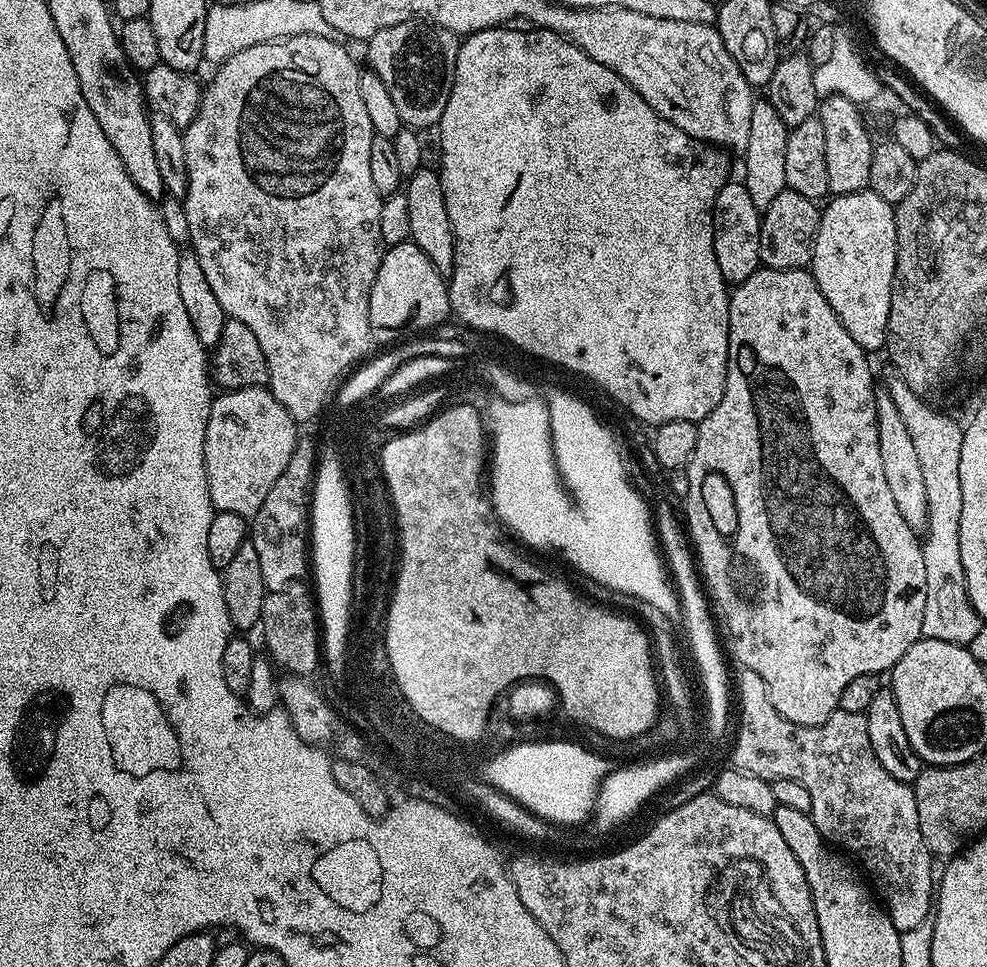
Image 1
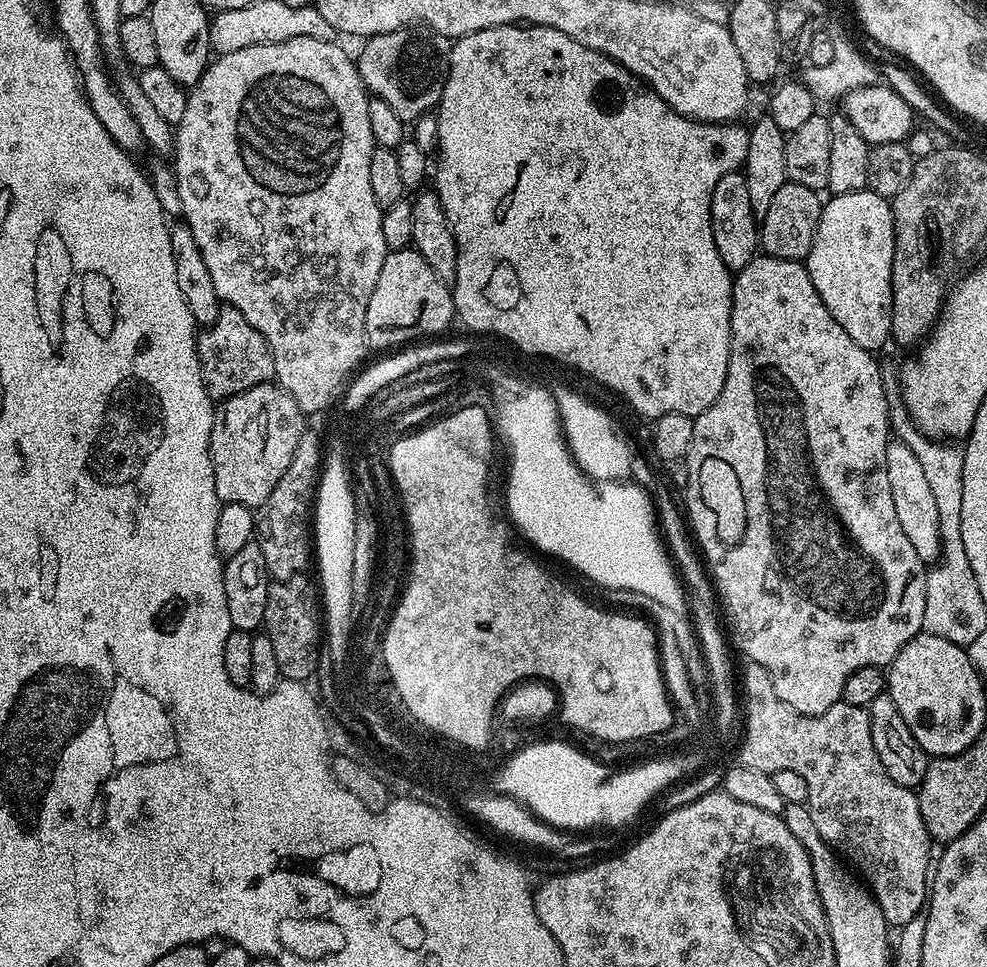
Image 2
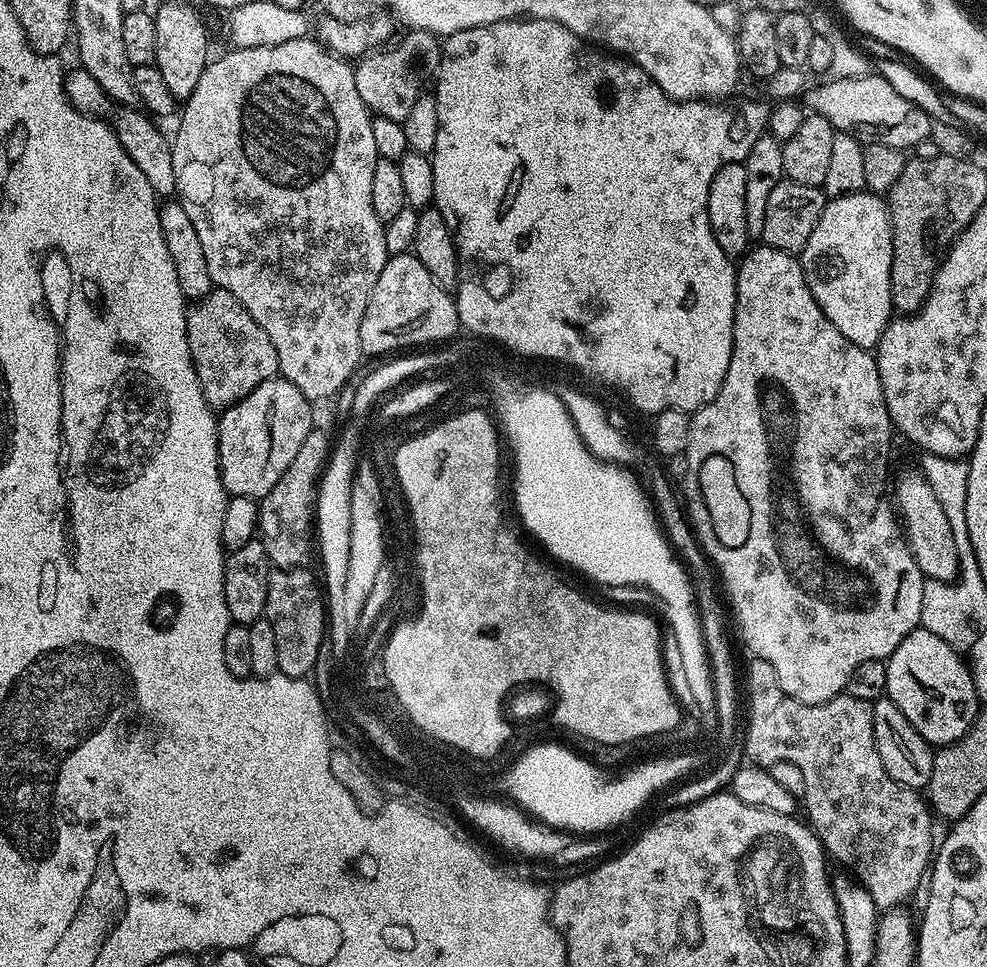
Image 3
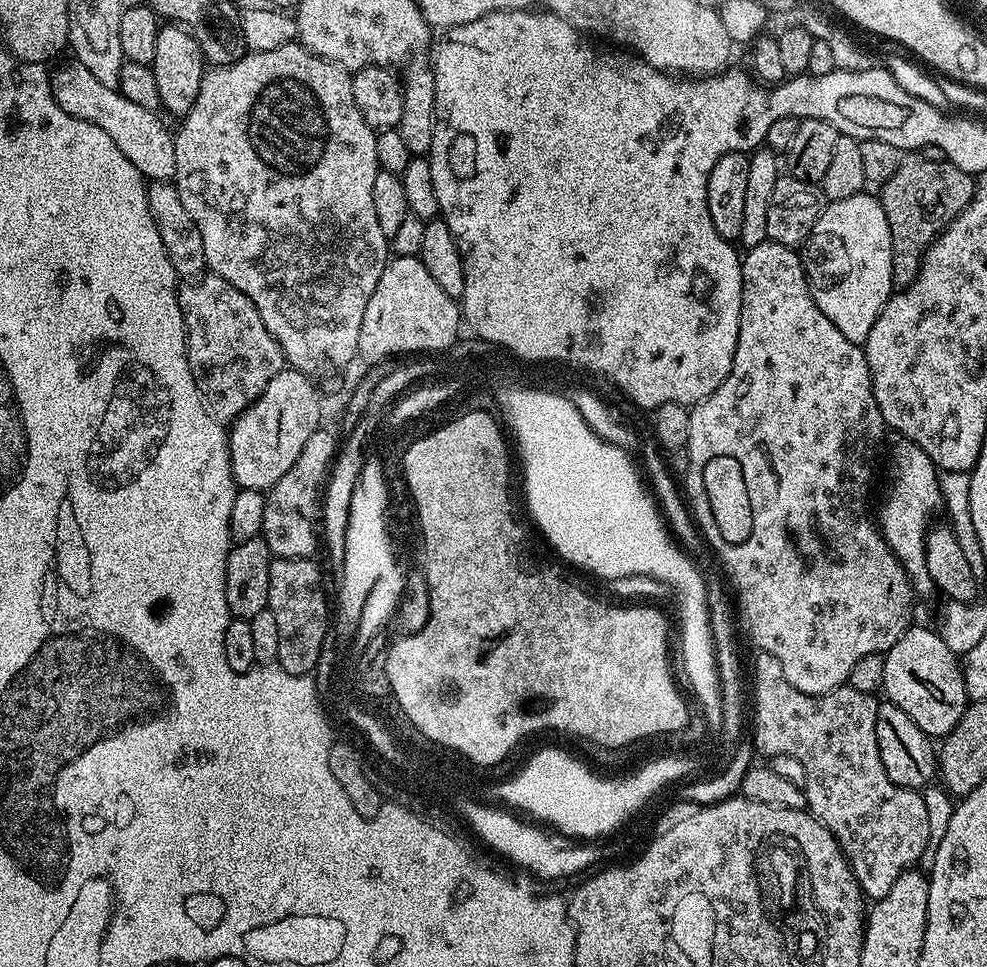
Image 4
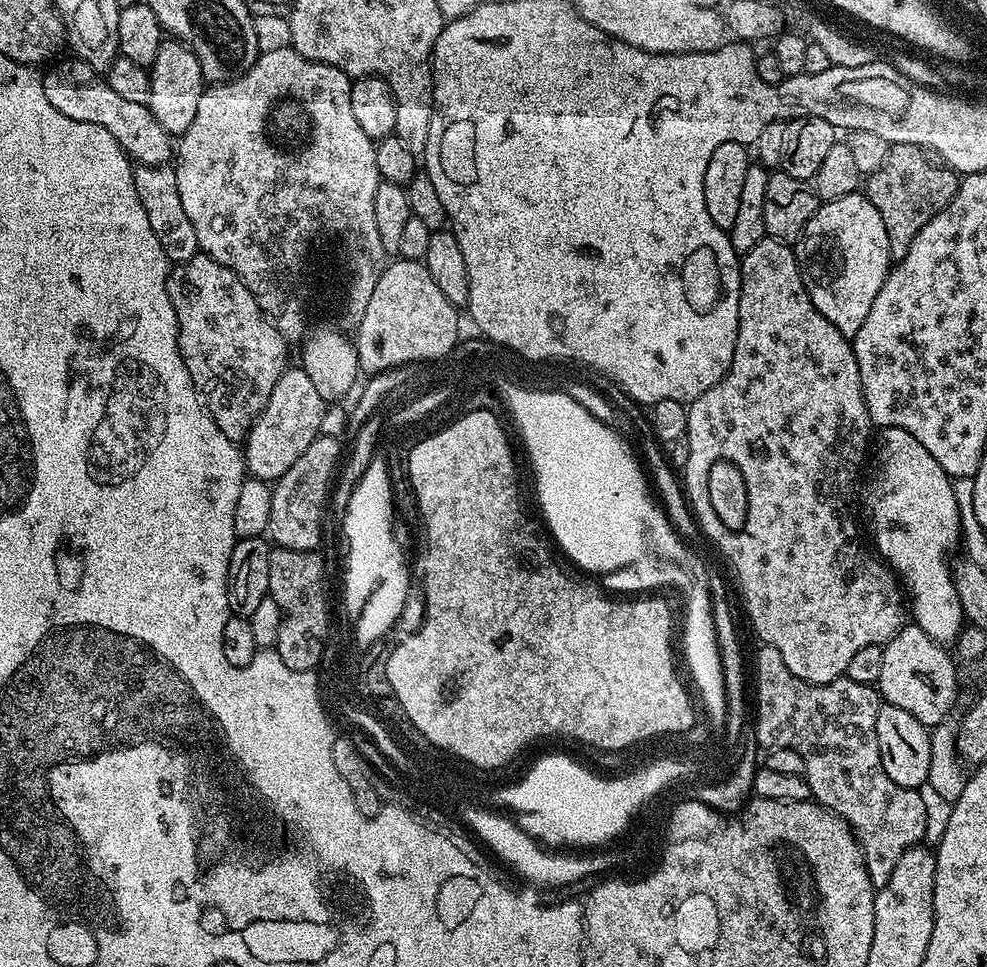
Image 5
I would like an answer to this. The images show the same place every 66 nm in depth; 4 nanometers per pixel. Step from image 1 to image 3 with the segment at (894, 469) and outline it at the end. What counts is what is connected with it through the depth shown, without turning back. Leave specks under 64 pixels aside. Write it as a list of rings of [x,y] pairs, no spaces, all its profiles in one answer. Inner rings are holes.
[[[913,470],[902,473],[897,480],[895,477],[894,492],[895,488],[894,504],[898,509],[898,520],[908,548],[914,554],[914,562],[918,562],[918,570],[922,570],[924,577],[937,585],[952,583],[960,573],[958,550],[954,547],[950,522],[946,519],[946,513],[942,511],[942,505],[934,495],[934,490],[930,490],[930,482],[926,482],[923,472]]]

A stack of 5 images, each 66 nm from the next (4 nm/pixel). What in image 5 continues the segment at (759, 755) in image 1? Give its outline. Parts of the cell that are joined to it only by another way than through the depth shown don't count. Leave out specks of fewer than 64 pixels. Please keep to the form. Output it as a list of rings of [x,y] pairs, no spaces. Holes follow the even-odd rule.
[[[765,644],[756,652],[756,696],[754,692],[754,720],[757,745],[777,744],[780,748],[798,750],[804,763],[804,779],[812,791],[812,800],[821,804],[827,812],[841,816],[856,835],[860,844],[866,870],[872,887],[879,890],[890,882],[898,858],[906,850],[917,847],[928,828],[928,804],[914,788],[903,788],[886,774],[882,767],[882,754],[878,754],[878,710],[882,697],[873,685],[850,682],[841,678],[829,684],[807,684],[802,678],[794,678],[782,662],[782,654],[774,646]]]

